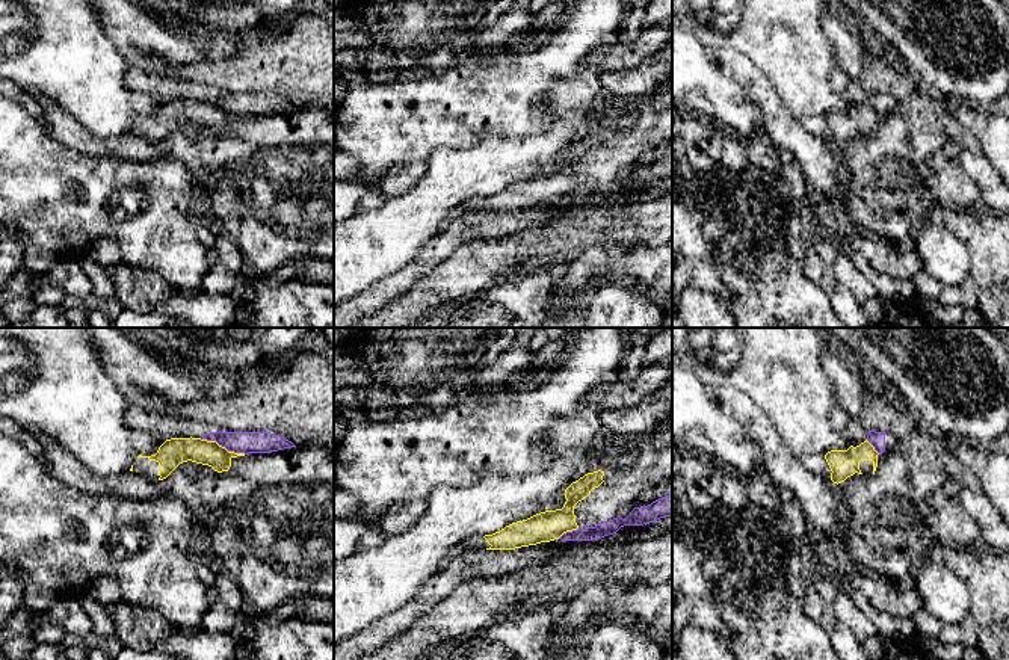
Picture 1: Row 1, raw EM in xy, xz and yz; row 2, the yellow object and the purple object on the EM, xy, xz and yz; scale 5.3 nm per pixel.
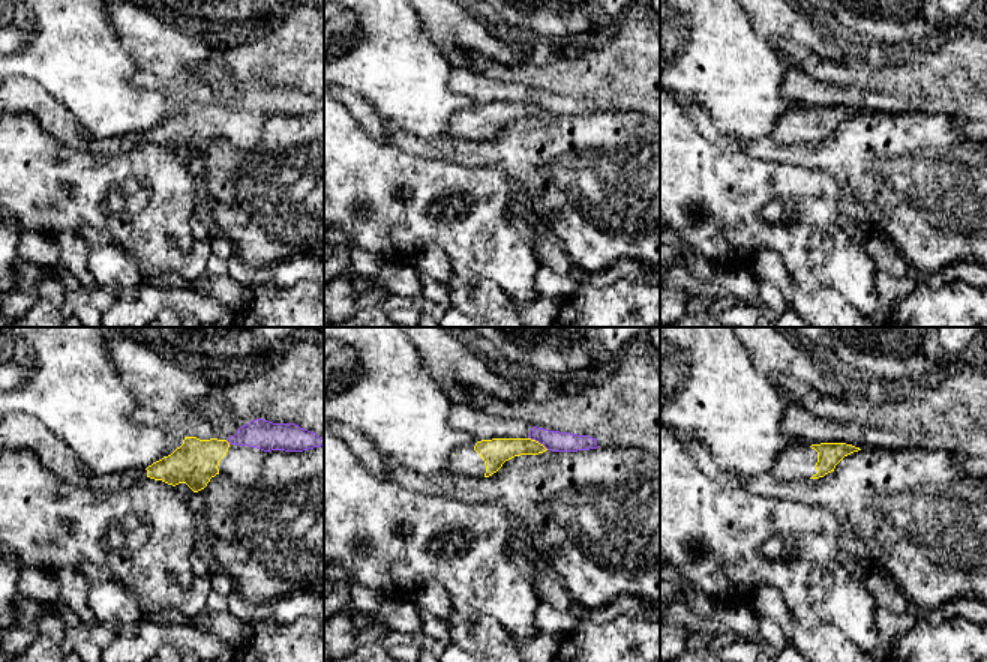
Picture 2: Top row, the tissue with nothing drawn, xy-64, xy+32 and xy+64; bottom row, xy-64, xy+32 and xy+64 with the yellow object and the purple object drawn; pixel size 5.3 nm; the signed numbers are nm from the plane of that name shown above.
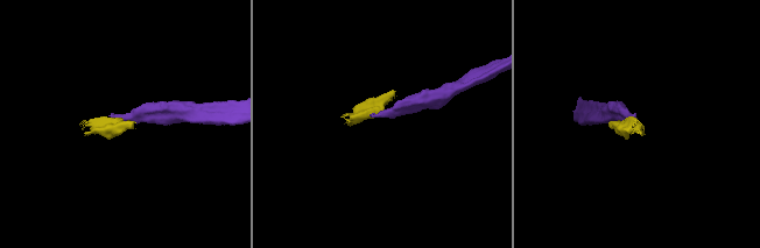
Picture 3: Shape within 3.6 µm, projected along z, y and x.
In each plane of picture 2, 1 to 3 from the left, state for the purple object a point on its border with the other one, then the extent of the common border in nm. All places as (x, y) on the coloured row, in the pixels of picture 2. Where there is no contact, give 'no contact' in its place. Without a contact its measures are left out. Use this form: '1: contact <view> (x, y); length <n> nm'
1: contact xy-64 (227, 442); length 40 nm
2: contact xy+32 (537, 442); length 120 nm
3: no contact

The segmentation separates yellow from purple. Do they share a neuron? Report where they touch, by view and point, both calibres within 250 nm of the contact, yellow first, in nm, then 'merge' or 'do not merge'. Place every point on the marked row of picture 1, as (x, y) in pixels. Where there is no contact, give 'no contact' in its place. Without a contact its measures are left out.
contact xy (224, 447); calibres 140 and 120 nm; do not merge

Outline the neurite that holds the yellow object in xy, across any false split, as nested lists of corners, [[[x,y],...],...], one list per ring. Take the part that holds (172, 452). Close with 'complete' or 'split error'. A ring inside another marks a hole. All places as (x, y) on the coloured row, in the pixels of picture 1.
[[[171,438],[166,439],[156,455],[139,455],[130,471],[143,476],[150,480],[166,479],[180,464],[192,461],[196,464],[208,465],[214,471],[228,471],[231,459],[245,456],[245,453],[228,452],[216,441],[201,438]]] | split error

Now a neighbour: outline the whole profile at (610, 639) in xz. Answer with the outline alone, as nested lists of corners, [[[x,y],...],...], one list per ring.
[[[604,618],[579,637],[583,660],[672,660],[672,648],[640,627]]]

